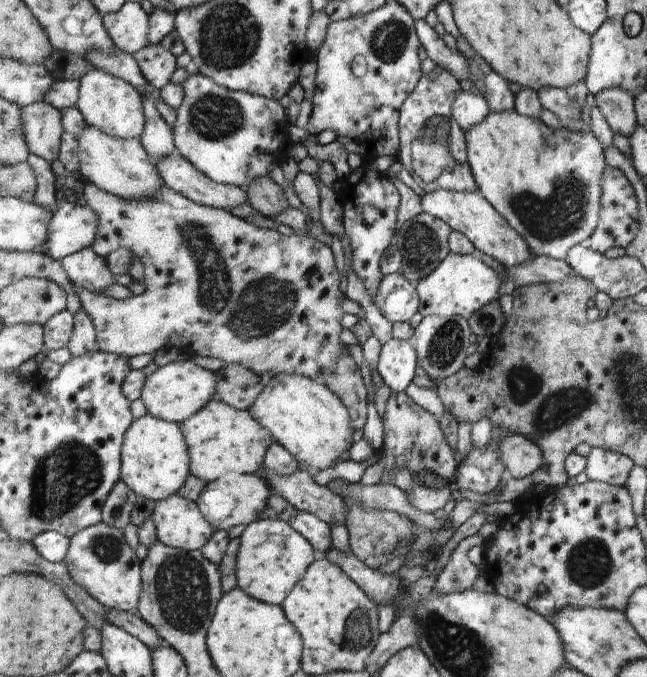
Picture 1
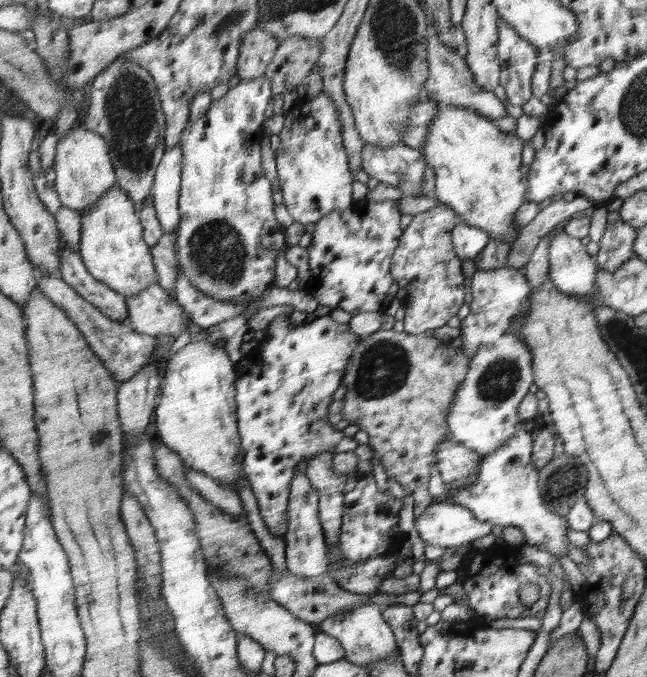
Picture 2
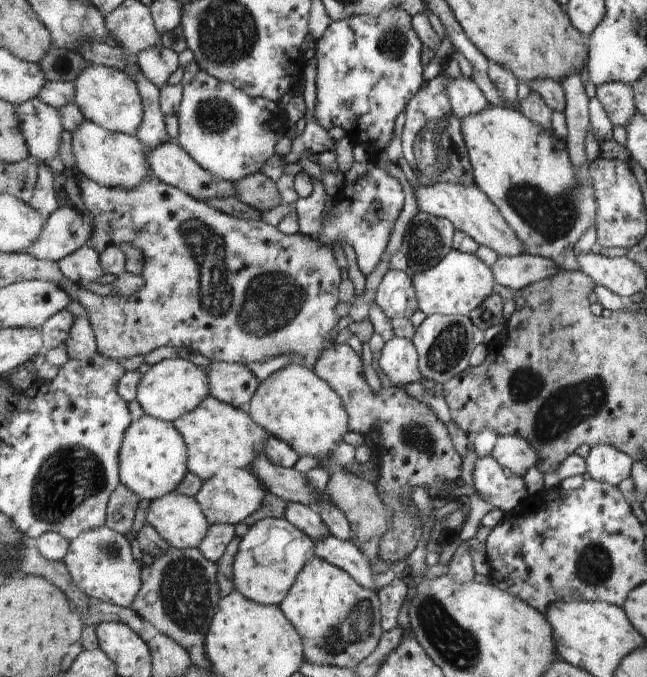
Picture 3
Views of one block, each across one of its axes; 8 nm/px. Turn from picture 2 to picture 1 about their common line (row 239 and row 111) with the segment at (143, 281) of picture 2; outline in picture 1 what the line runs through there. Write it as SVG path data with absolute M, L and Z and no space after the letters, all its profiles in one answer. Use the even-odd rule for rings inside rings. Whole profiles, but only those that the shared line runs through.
M97 67L89 70L78 81L77 107L87 122L87 126L102 130L116 138L139 140L143 136L147 118L145 114L142 114L142 98L132 84Z

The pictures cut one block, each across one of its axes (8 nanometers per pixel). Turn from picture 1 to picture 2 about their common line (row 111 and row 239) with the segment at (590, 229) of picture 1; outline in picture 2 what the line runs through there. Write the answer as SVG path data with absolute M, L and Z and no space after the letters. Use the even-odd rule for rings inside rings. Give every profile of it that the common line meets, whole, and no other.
M437 103L438 113L430 121L421 146L427 166L434 170L436 177L432 194L461 214L466 223L488 231L491 238L514 244L521 230L514 222L514 215L528 194L526 172L529 168L524 168L520 160L524 142L474 109Z

